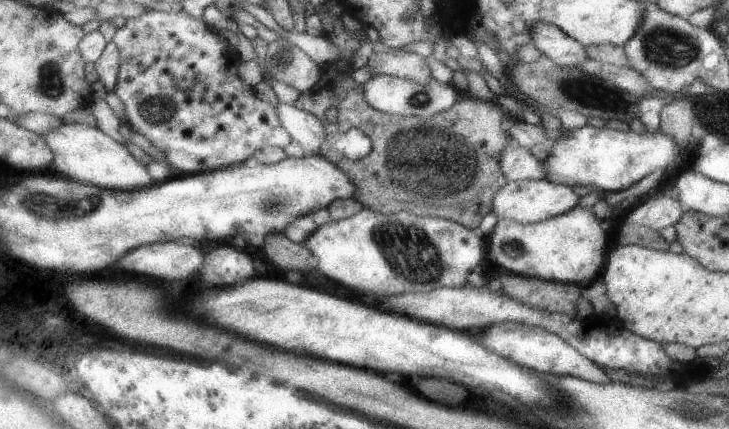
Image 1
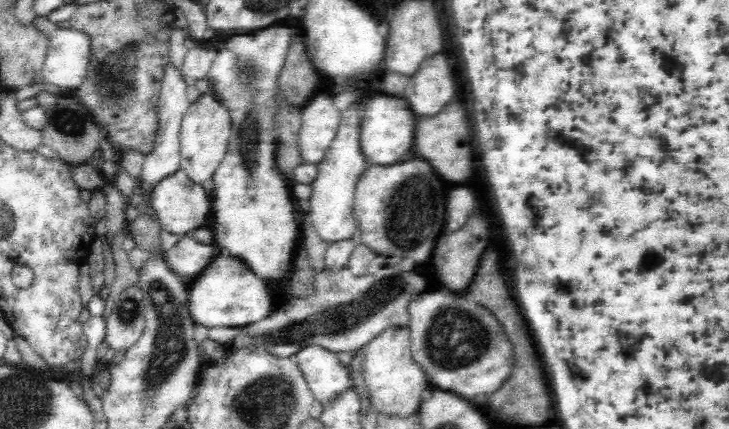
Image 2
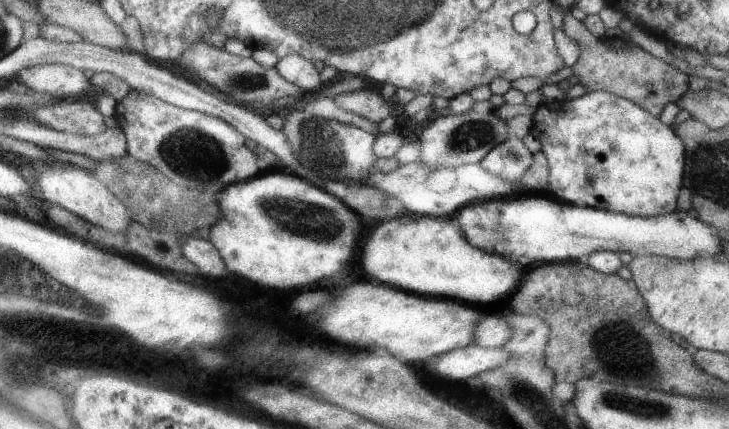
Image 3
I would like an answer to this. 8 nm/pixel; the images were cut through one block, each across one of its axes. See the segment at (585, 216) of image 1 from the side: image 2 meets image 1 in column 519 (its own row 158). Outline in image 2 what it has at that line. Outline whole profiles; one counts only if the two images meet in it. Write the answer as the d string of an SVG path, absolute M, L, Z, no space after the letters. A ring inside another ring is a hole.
M270 26L256 30L254 34L237 34L220 41L212 48L213 61L207 74L207 81L213 94L220 99L229 111L231 133L227 151L213 176L213 191L210 194L211 212L214 214L214 236L216 244L222 248L222 254L242 258L250 270L260 279L284 278L282 274L292 272L294 246L298 238L298 220L294 214L294 204L290 198L286 179L278 172L275 161L275 150L279 130L274 126L276 95L280 92L278 76L284 63L290 44L292 30L286 26Z

